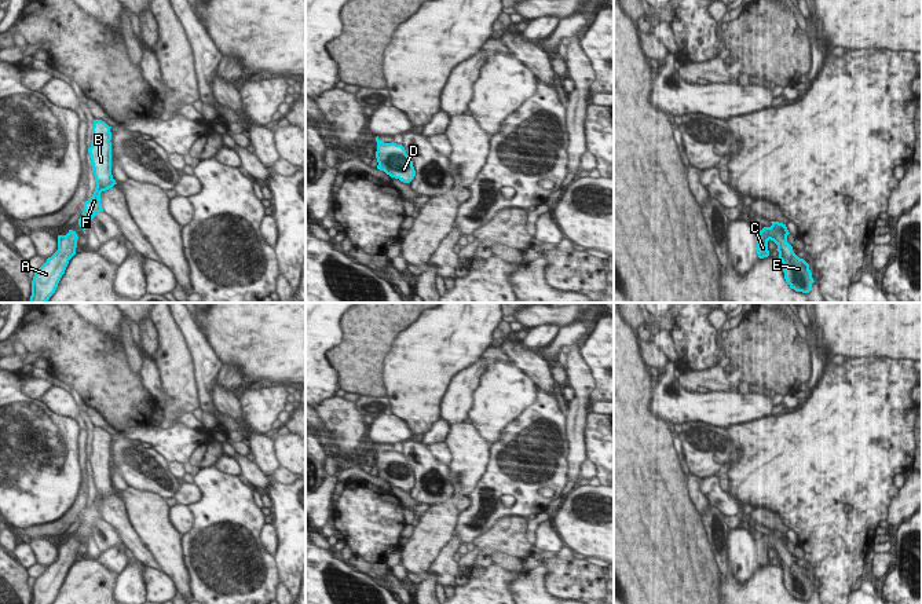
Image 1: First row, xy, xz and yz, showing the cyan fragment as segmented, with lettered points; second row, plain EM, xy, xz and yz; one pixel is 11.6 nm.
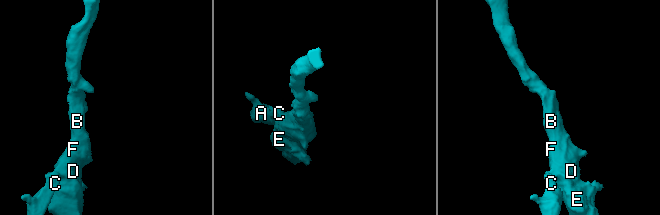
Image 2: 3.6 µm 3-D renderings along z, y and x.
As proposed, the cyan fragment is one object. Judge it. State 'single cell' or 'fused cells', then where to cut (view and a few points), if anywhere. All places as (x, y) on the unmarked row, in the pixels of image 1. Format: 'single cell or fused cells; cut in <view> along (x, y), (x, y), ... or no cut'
single cell; no cut

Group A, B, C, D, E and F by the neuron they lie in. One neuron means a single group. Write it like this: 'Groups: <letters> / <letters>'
Groups: A B C D E F

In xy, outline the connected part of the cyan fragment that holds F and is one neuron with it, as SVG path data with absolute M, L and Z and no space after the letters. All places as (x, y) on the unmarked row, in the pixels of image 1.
M94 428L92 451L88 457L92 482L95 484L96 495L92 505L84 510L83 524L78 527L80 535L85 541L85 535L91 534L91 528L99 520L103 520L100 512L100 501L111 497L116 491L111 483L111 440L102 428Z

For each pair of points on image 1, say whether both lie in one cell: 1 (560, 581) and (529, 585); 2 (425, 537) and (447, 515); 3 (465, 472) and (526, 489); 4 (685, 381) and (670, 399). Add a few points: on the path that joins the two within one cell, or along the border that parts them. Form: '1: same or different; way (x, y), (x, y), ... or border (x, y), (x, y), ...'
1: different; border (542, 564), (548, 570), (544, 589)
2: same; way (431, 531), (442, 520)
3: different; border (489, 445), (486, 471), (467, 495)
4: different; border (677, 380), (690, 391), (697, 391)

